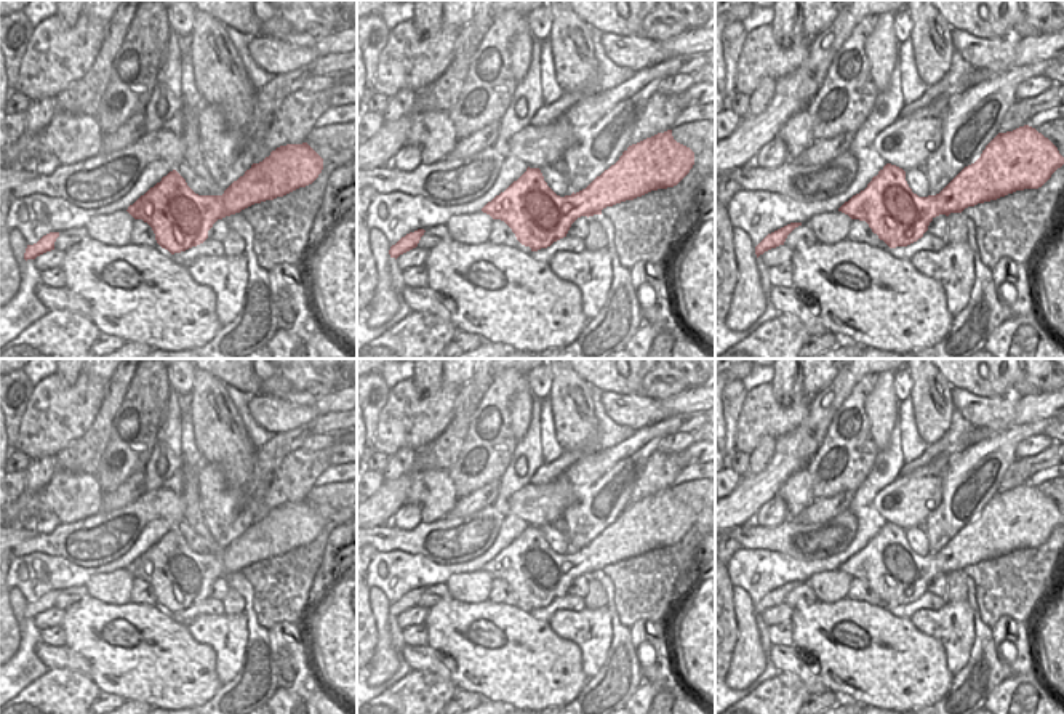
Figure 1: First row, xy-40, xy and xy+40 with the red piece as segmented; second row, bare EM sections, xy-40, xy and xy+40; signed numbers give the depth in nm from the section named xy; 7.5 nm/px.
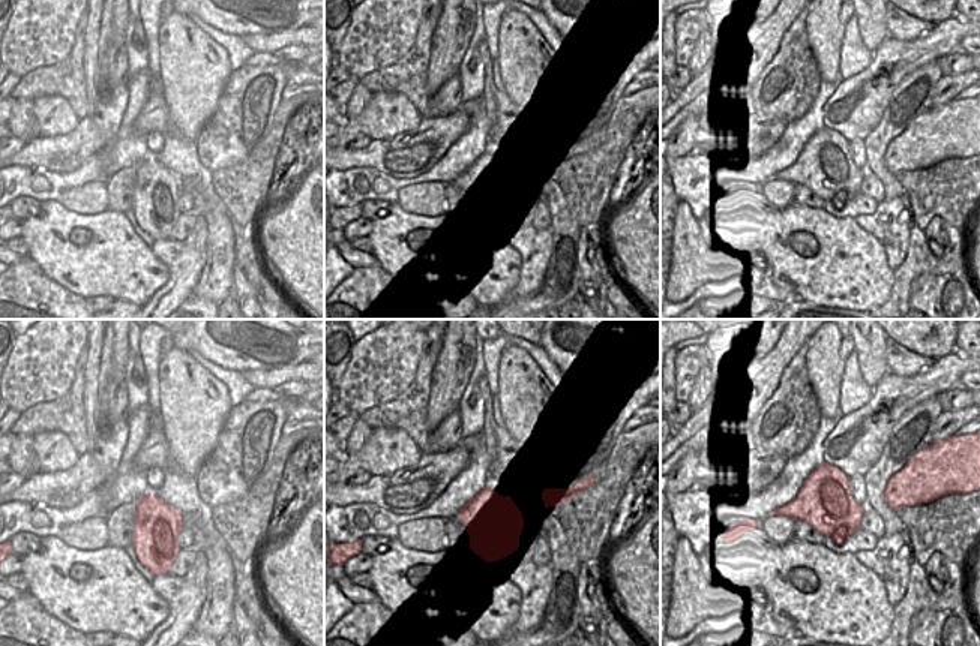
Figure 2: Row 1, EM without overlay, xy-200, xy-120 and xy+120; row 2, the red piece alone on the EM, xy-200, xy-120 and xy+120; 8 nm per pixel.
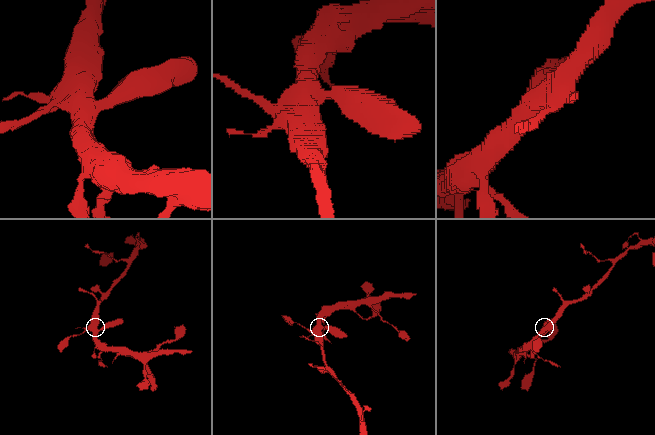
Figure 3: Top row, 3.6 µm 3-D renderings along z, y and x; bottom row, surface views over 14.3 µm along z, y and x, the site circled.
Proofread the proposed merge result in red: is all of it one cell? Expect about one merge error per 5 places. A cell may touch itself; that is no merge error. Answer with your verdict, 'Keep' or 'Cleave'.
Keep

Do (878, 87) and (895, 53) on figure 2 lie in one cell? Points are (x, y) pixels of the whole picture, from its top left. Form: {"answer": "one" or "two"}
{"answer": "one"}

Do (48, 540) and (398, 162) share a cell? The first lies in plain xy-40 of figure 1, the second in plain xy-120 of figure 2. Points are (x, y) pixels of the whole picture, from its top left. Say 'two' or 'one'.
one

